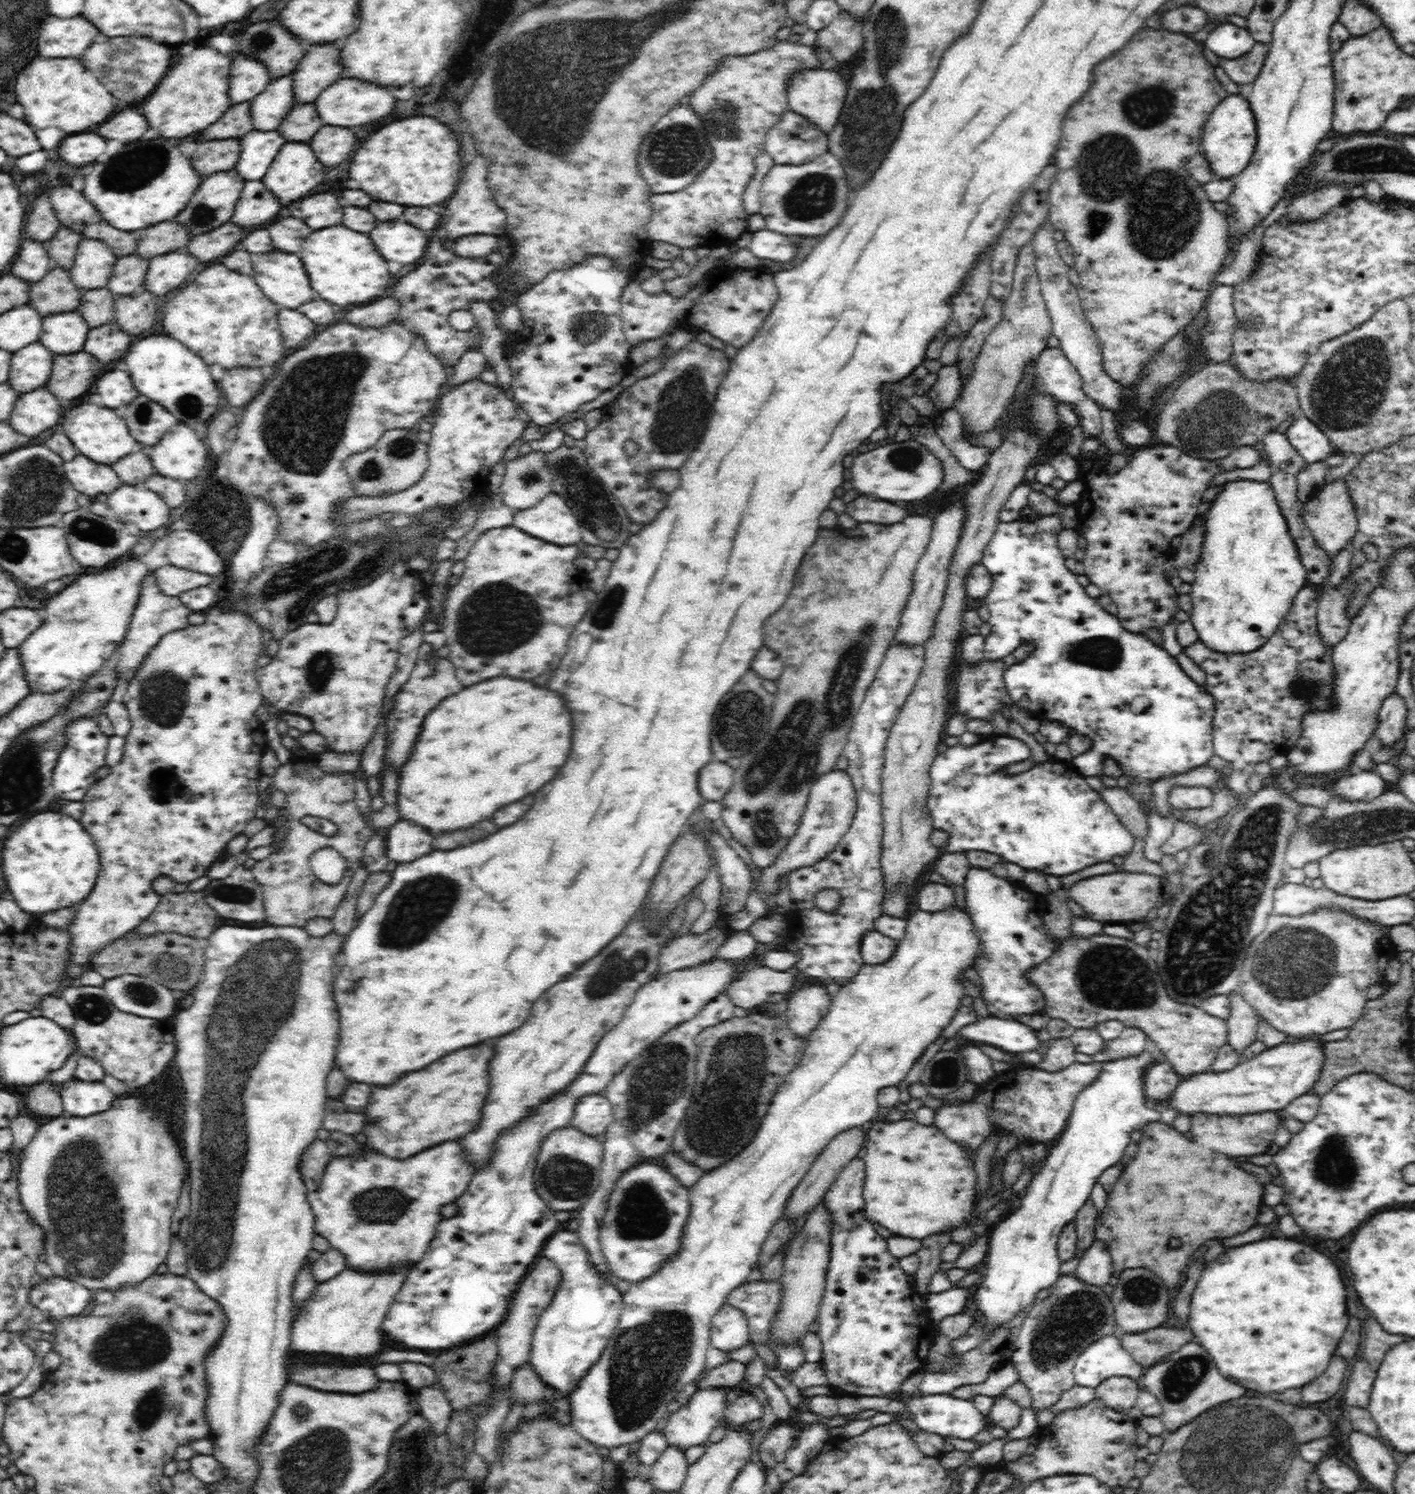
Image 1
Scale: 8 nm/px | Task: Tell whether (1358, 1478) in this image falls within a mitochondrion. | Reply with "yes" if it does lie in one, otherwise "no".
no

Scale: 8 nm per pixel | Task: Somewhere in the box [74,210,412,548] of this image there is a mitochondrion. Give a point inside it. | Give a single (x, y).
(304, 425)

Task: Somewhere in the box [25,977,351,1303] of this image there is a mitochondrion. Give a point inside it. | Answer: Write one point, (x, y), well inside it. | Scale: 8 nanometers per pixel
(92, 1221)

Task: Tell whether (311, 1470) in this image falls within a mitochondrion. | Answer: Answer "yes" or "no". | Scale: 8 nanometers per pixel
yes

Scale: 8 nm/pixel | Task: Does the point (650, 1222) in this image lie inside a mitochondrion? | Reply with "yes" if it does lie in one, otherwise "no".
yes

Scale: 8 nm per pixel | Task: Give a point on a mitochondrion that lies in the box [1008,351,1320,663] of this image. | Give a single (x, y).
(1216, 420)

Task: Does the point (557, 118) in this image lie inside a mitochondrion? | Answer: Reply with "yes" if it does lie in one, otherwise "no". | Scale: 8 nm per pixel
yes

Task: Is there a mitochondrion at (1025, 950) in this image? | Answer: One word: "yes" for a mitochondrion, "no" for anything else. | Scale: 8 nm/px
no

